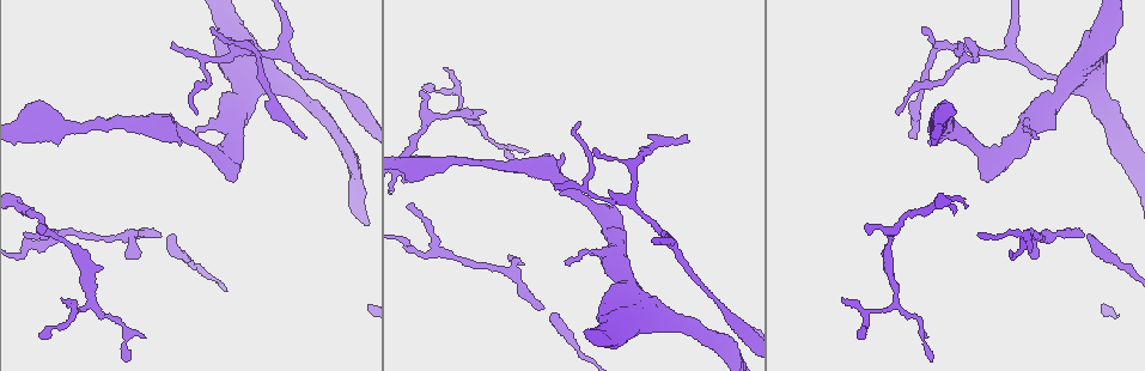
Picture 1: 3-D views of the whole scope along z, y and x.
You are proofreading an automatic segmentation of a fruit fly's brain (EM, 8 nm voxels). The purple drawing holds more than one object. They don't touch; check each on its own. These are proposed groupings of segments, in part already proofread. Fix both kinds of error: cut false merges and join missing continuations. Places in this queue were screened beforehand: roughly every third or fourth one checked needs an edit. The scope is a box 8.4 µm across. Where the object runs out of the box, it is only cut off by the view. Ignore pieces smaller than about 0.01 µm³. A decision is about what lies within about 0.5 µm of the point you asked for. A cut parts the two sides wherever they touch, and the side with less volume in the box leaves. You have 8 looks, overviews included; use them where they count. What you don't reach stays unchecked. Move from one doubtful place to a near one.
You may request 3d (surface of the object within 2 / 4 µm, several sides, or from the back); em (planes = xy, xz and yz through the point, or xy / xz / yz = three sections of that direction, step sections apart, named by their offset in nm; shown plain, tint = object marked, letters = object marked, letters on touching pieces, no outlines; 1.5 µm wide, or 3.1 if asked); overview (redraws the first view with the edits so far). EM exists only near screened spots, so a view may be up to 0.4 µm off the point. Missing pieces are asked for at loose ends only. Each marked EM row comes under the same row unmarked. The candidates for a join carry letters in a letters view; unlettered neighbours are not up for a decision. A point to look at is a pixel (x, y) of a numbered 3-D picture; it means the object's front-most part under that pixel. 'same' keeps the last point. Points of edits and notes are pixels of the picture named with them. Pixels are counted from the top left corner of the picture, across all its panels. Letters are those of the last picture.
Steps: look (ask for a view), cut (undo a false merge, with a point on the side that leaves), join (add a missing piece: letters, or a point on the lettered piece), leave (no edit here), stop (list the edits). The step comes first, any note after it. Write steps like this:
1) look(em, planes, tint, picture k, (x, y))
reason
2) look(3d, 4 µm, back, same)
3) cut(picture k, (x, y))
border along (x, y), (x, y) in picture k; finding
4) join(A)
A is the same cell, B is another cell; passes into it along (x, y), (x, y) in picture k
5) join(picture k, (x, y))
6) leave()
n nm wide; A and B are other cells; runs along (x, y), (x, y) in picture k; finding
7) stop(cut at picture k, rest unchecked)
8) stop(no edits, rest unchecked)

look(3d, 4 µm, picture 1, (443, 251))
arms part here

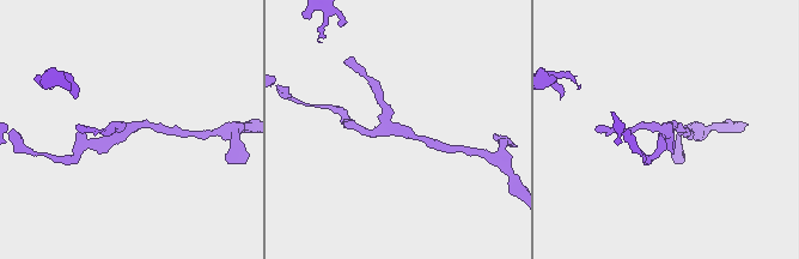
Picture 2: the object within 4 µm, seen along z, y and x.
look(em, xz, step 4, letters, picture 2, (397, 132))
shape alone is not enough

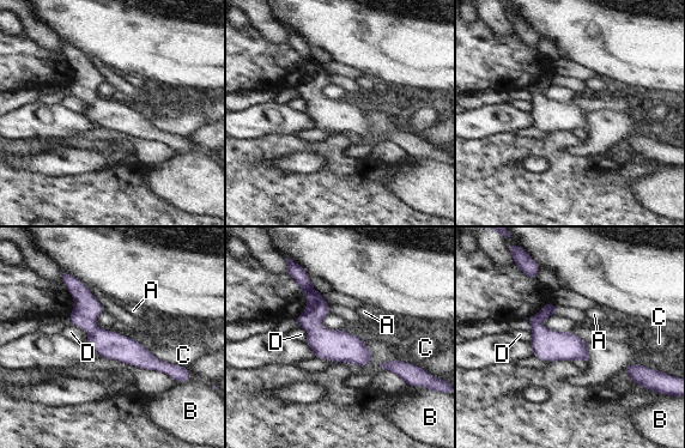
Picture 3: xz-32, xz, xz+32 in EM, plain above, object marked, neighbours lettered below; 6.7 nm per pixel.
leave()
C touches over 200 nm; A, B, C and D are other cells; all the same neuron

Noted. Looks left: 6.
look(em, yz, step 4, letters, picture 1, (862, 337))
an open end

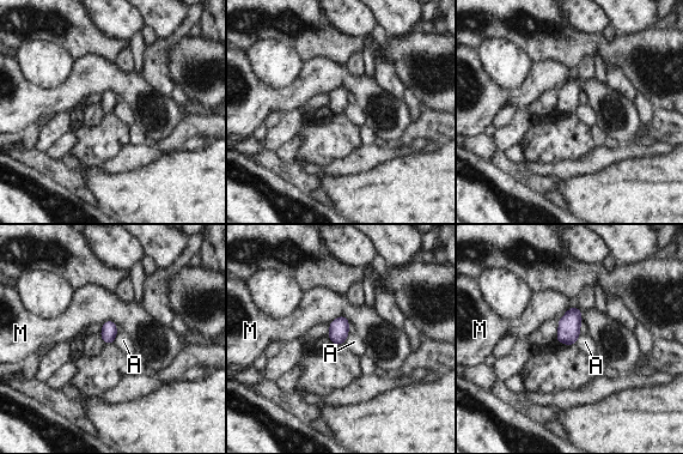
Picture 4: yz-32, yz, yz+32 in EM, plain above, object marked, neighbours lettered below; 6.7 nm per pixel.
look(em, planes, letters, same)

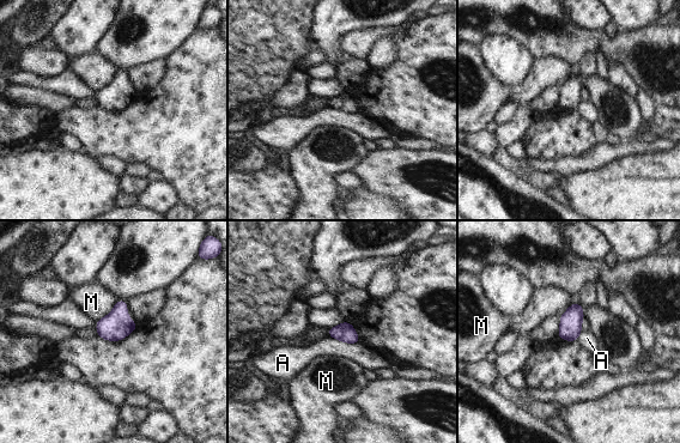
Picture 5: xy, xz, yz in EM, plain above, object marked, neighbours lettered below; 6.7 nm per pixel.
leave()
A touches over 220 nm; A and M are other cells; border along (327, 335), (346, 343), (359, 343) in picture 5; none of them fits

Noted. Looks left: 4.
look(em, xy, step 4, letters, picture 1, (687, 143))
free end

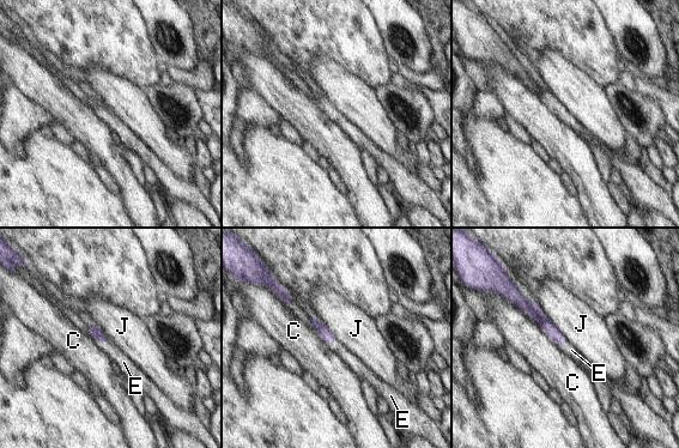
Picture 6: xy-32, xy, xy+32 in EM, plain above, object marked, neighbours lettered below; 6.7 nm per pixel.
join(E)
E is the same cell, C and J are other cells; it goes on there

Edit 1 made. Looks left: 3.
stop(join at picture 6, rest unchecked)

